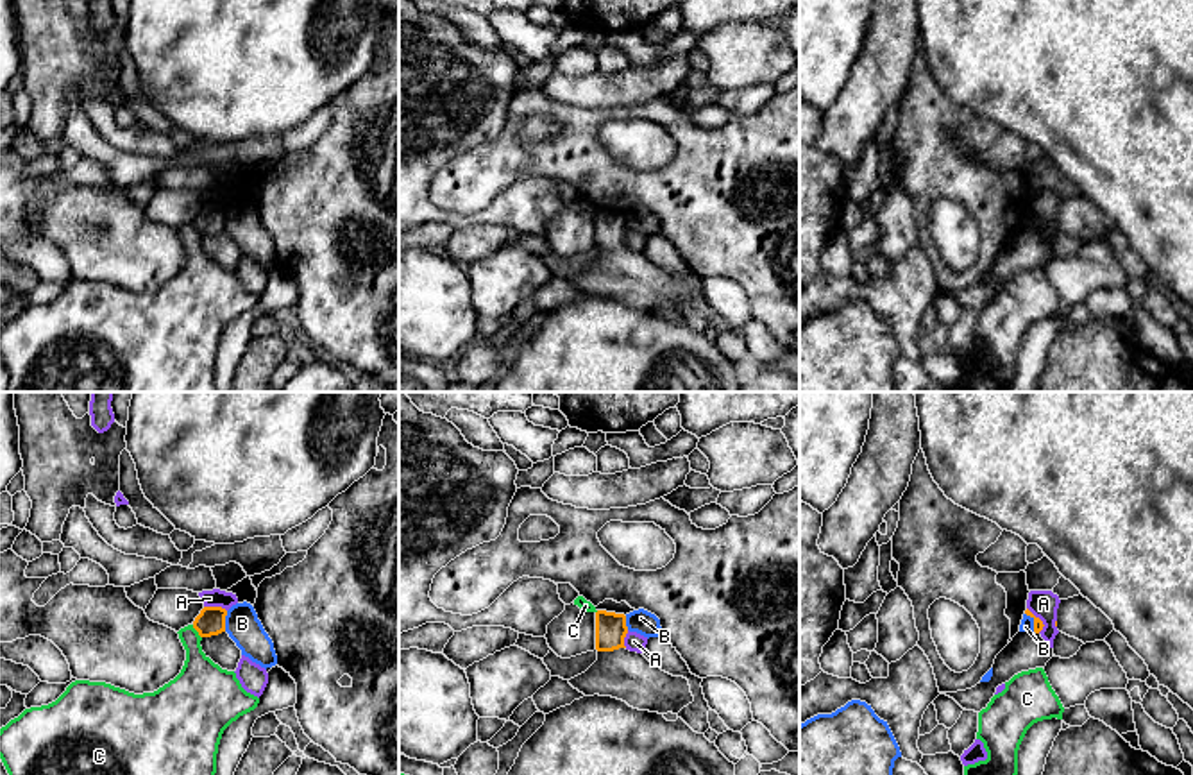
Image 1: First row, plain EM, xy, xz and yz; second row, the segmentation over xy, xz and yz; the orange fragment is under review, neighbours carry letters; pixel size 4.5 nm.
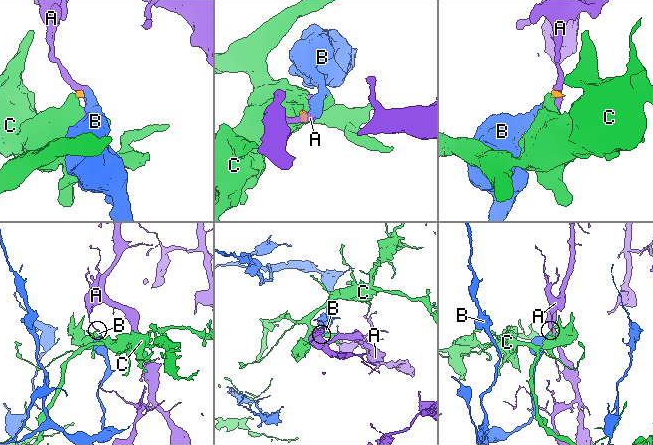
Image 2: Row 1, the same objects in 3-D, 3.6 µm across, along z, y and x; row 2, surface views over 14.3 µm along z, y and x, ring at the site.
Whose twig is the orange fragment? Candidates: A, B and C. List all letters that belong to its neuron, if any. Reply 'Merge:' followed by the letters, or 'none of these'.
Merge: none of these

